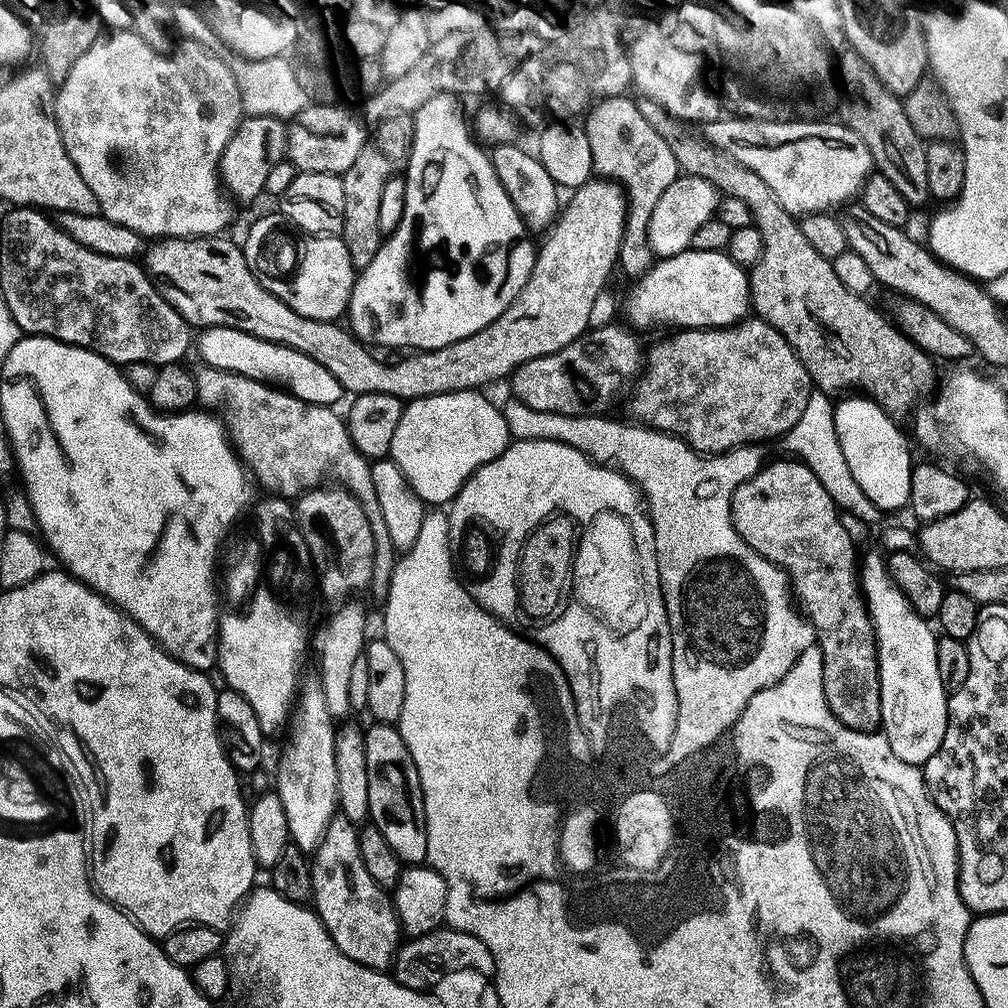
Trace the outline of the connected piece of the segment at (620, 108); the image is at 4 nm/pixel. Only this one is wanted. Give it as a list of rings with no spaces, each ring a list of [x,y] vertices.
[[[623,95],[597,103],[589,113],[586,134],[593,151],[595,175],[619,184],[628,198],[629,209],[619,267],[630,280],[637,280],[649,271],[656,258],[648,238],[654,209],[665,192],[680,178],[682,169],[668,140],[642,117],[637,101],[630,99]]]

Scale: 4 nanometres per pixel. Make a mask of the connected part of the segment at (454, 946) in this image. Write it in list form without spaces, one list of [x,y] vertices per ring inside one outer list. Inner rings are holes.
[[[445,927],[417,940],[409,939],[401,943],[400,950],[396,953],[394,978],[399,984],[415,992],[431,993],[447,976],[452,976],[455,972],[477,972],[480,976],[495,977],[496,963],[494,954],[490,954],[490,946],[474,938],[474,934],[462,934]]]

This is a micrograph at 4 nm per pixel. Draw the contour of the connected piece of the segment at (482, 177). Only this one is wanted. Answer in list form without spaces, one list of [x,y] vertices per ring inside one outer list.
[[[458,95],[436,96],[433,101],[427,102],[426,106],[422,106],[414,115],[416,133],[414,134],[412,157],[410,157],[406,169],[406,208],[402,214],[402,220],[398,230],[394,230],[380,245],[374,262],[370,263],[368,269],[359,273],[348,303],[346,320],[349,320],[347,323],[350,325],[350,331],[365,346],[377,344],[380,348],[408,348],[404,350],[432,352],[448,347],[452,343],[462,342],[463,339],[486,330],[491,323],[506,313],[506,310],[522,294],[522,290],[536,266],[538,244],[531,240],[533,237],[530,235],[528,225],[518,214],[510,194],[506,194],[506,186],[502,186],[502,182],[498,178],[491,155],[477,143],[470,133],[470,124],[468,120],[464,121],[464,108],[460,103],[462,100]]]

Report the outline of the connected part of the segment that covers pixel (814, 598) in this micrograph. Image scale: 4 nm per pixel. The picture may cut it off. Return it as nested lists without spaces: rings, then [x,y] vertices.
[[[785,458],[781,464],[772,464],[755,473],[752,479],[739,485],[731,493],[732,498],[732,527],[738,530],[738,534],[757,552],[762,558],[766,558],[772,564],[777,564],[783,572],[788,573],[788,579],[792,585],[795,599],[798,601],[798,608],[801,613],[816,627],[816,644],[824,655],[824,689],[826,690],[826,702],[830,710],[838,718],[840,724],[844,724],[855,732],[879,733],[882,728],[882,690],[880,689],[880,651],[876,645],[876,628],[872,625],[872,615],[868,612],[868,601],[864,599],[862,585],[857,576],[858,556],[856,560],[856,544],[848,533],[846,525],[840,521],[842,512],[831,500],[830,494],[826,492],[825,486],[815,477],[815,474],[803,462],[793,462]]]

